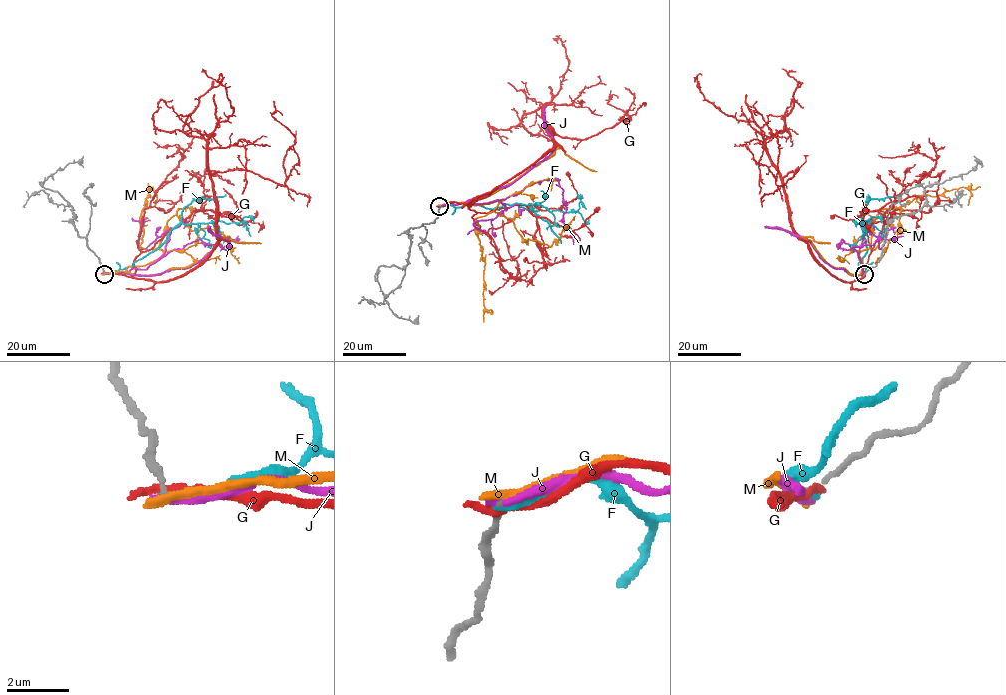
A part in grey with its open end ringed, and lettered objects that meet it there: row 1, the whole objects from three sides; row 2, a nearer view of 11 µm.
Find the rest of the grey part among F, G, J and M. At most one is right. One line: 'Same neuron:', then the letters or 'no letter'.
Same neuron: J

